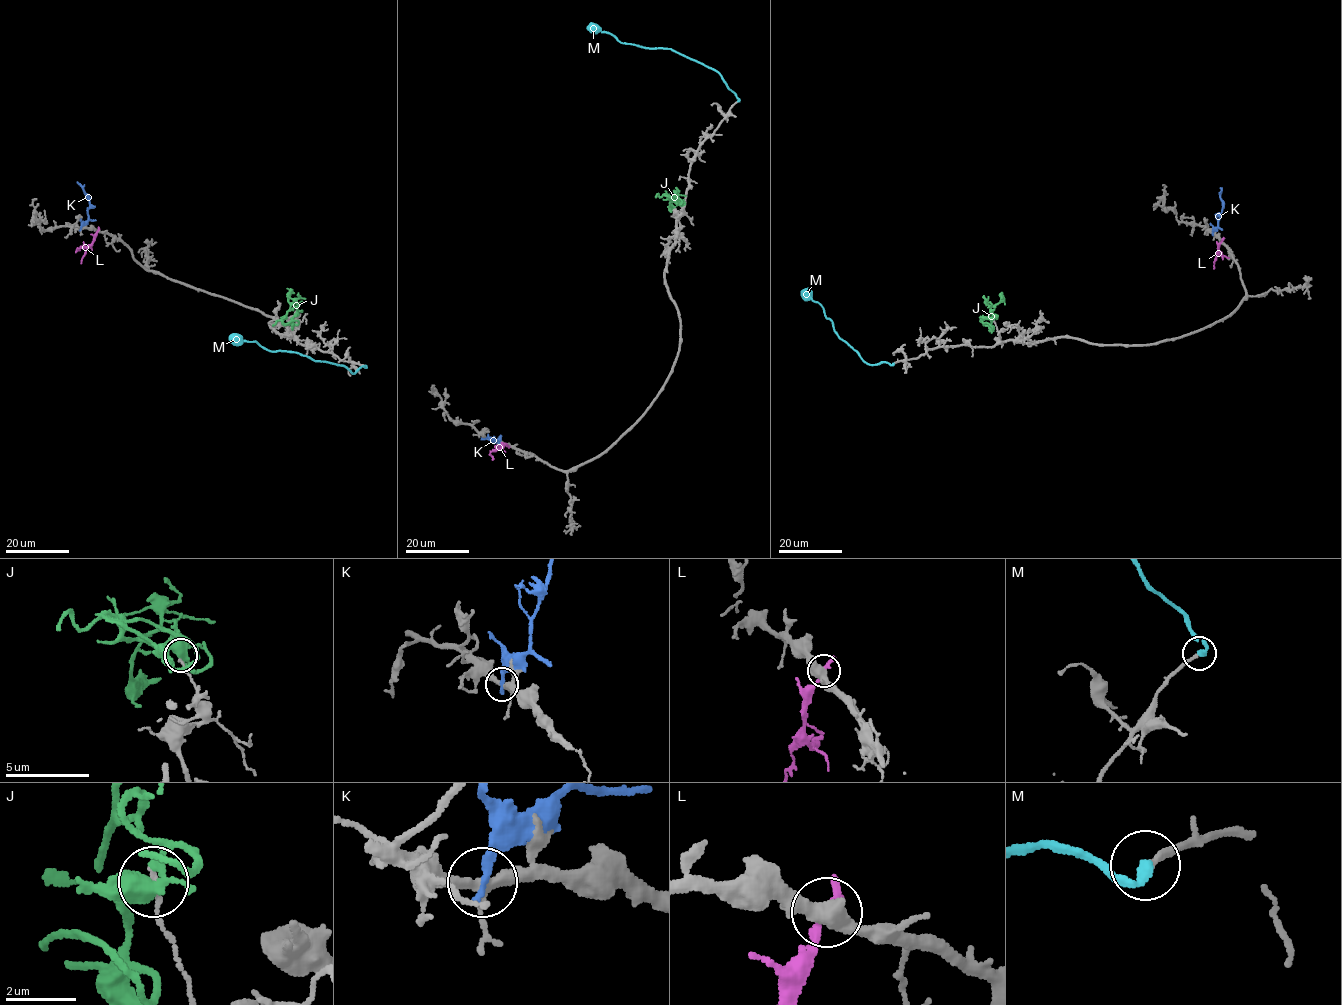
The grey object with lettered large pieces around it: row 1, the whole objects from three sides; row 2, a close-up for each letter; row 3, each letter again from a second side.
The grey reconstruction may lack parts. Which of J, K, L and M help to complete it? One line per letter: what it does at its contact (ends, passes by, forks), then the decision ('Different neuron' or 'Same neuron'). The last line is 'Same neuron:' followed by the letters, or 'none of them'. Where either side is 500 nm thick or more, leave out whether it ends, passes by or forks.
J: It forks there. Different neuron
K: It ends there. Different neuron
L: It ends there. Different neuron
M: It ends there. Same neuron
Same neuron: M

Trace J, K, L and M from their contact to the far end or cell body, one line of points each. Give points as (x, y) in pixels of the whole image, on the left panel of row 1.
J: (296, 313), (295, 306), (290, 309), (290, 291), (286, 288)
K: (80, 228), (88, 219), (89, 201), (77, 182)
L: (98, 230), (89, 245), (78, 250)
M: (365, 365), (353, 374), (343, 366), (318, 361), (296, 352), (272, 351), (255, 341), (234, 340), (229, 336)

